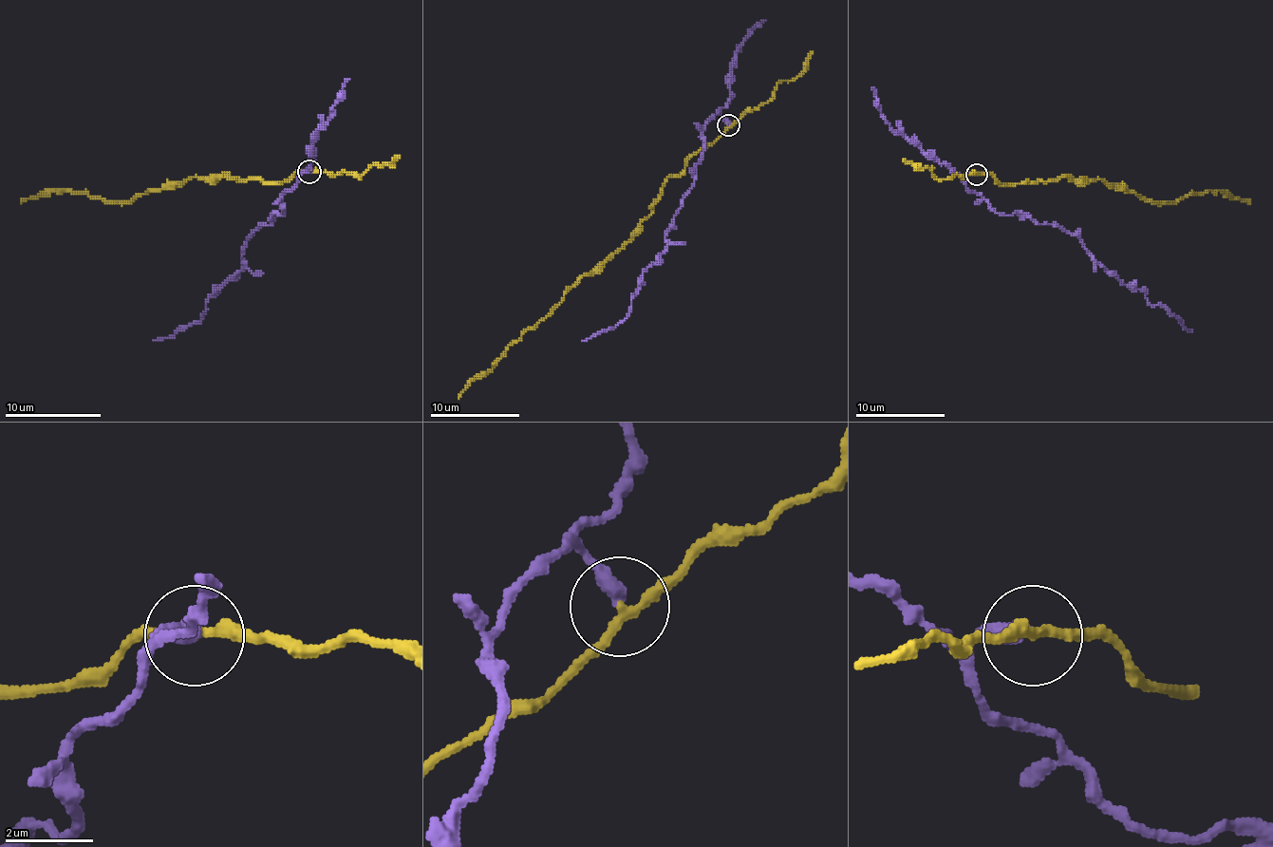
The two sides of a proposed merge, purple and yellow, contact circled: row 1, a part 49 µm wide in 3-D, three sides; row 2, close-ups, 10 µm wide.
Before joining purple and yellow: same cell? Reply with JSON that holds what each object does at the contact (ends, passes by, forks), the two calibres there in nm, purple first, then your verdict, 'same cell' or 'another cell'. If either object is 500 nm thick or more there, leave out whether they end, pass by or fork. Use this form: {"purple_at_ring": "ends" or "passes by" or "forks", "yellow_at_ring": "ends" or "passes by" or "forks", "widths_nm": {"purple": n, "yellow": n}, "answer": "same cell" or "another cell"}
{"purple_at_ring": "ends", "yellow_at_ring": "passes by", "widths_nm": {"purple": 360, "yellow": 220}, "answer": "another cell"}

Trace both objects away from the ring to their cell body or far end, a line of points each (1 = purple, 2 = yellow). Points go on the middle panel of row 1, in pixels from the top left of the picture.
1: (727, 125), (719, 112), (705, 125), (696, 175), (667, 231), (664, 251), (631, 295), (628, 313), (582, 341)
2: (727, 125), (716, 139), (689, 157), (678, 175), (667, 179), (651, 213), (620, 249), (514, 341), (458, 399)

